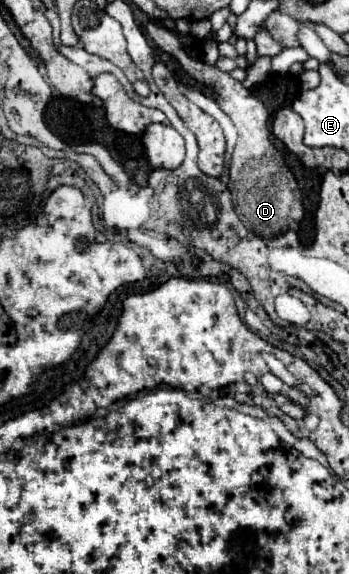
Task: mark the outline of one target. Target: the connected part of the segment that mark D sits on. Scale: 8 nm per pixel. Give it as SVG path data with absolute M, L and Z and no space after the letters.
M149 22L145 26L147 34L153 38L157 46L161 46L165 52L175 56L183 70L193 76L197 82L215 88L219 96L219 106L221 110L233 120L235 128L239 130L237 146L231 158L229 166L229 190L233 194L233 206L235 212L239 214L241 222L251 230L253 234L261 238L273 238L279 234L285 234L289 230L289 220L291 220L291 208L297 200L297 180L293 172L287 168L283 156L277 152L277 148L271 142L271 132L269 132L269 110L261 99L253 91L245 88L241 82L233 80L227 72L221 72L217 66L193 60L181 46L177 34L167 30L165 26L157 22Z

